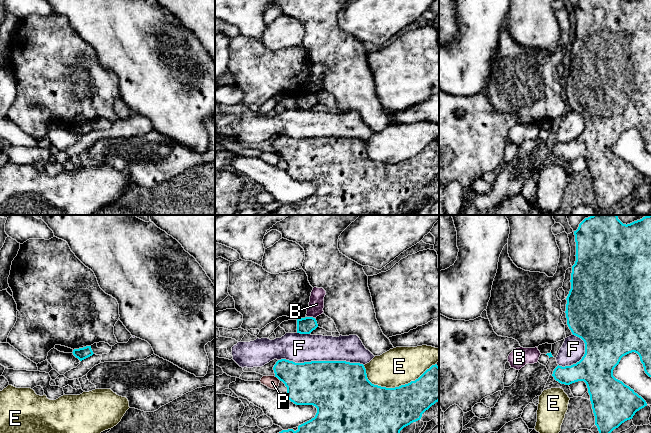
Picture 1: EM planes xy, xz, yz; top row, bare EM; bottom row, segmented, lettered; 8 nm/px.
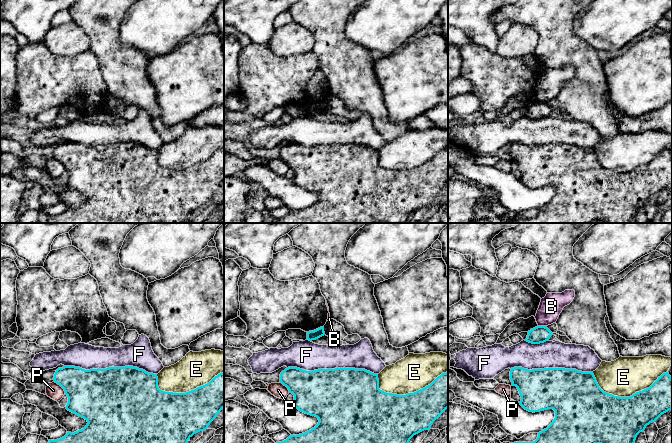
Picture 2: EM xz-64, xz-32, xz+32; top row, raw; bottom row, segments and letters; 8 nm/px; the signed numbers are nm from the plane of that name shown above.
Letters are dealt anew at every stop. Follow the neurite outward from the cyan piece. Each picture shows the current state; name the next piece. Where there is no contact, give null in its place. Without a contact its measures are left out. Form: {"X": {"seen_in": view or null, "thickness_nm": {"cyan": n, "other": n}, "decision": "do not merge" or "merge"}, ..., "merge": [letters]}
{"B": {"seen_in": "xz", "thickness_nm": {"cyan": 130, "other": 120}, "decision": "do not merge"}, "E": {"seen_in": "xz", "thickness_nm": {"cyan": 380, "other": 300}, "decision": "do not merge"}, "F": {"seen_in": "xz", "thickness_nm": {"cyan": 440, "other": 240}, "decision": "do not merge"}, "P": {"seen_in": "xz", "thickness_nm": {"cyan": 340, "other": 110}, "decision": "do not merge"}, "merge": []}

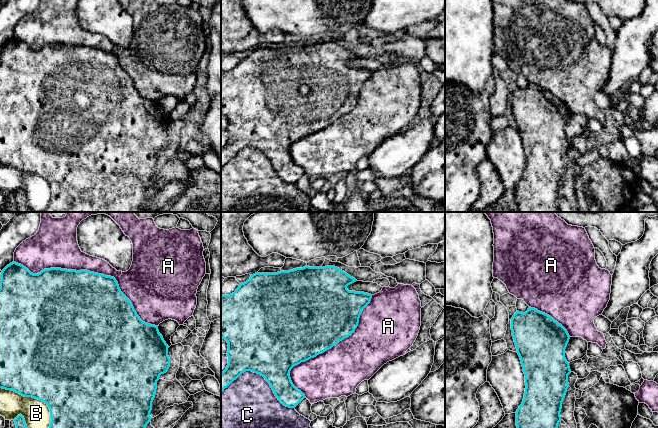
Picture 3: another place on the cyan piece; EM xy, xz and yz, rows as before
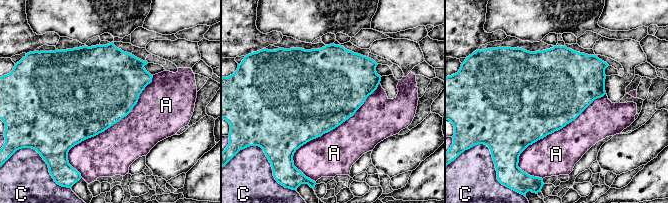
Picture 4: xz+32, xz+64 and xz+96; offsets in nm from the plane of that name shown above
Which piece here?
{"A": {"seen_in": "xy", "thickness_nm": {"cyan": 500, "other": 220}, "decision": "do not merge"}, "B": {"seen_in": "xy", "thickness_nm": {"cyan": 500, "other": 220}, "decision": "do not merge"}, "C": {"seen_in": "xz", "thickness_nm": {"cyan": 500, "other": 420}, "decision": "do not merge"}, "merge": []}

